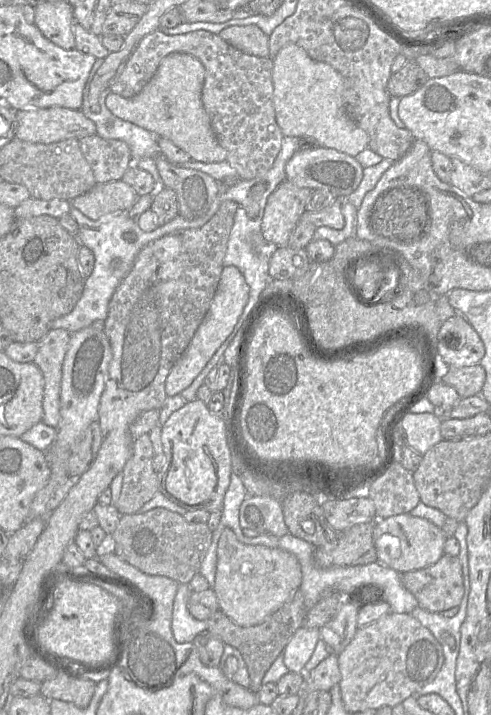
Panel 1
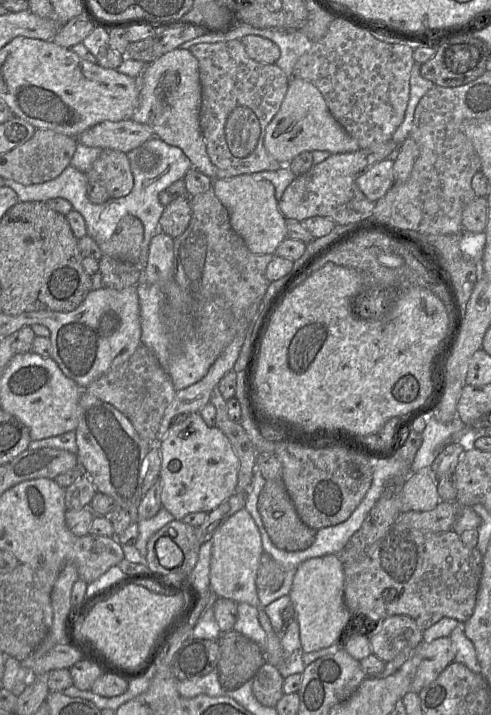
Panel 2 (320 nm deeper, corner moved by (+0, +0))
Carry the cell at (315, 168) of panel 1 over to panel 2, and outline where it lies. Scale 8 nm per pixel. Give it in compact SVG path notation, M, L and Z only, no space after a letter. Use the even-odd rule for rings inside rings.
M386 158L370 166L356 179L356 184L372 202L382 198L394 185L394 160Z

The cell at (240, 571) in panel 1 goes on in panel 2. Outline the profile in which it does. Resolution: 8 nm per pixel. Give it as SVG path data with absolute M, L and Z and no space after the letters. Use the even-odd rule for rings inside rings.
M199 413L177 416L157 448L161 456L162 507L176 520L182 520L190 513L209 513L236 492L239 459L227 437L217 427L207 426Z

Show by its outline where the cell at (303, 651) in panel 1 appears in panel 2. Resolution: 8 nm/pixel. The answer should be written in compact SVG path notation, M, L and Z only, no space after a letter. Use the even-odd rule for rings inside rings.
M329 554L302 562L294 575L289 593L299 624L304 652L314 652L336 643L352 614L344 601L344 570L339 555Z

